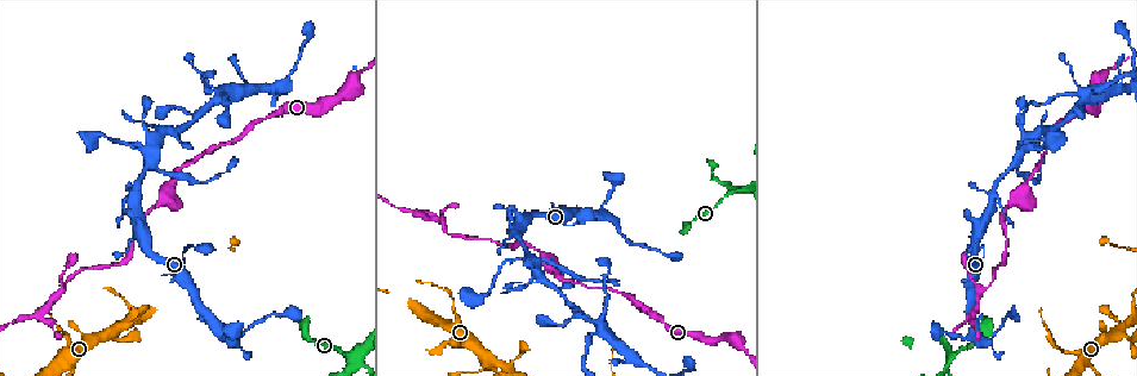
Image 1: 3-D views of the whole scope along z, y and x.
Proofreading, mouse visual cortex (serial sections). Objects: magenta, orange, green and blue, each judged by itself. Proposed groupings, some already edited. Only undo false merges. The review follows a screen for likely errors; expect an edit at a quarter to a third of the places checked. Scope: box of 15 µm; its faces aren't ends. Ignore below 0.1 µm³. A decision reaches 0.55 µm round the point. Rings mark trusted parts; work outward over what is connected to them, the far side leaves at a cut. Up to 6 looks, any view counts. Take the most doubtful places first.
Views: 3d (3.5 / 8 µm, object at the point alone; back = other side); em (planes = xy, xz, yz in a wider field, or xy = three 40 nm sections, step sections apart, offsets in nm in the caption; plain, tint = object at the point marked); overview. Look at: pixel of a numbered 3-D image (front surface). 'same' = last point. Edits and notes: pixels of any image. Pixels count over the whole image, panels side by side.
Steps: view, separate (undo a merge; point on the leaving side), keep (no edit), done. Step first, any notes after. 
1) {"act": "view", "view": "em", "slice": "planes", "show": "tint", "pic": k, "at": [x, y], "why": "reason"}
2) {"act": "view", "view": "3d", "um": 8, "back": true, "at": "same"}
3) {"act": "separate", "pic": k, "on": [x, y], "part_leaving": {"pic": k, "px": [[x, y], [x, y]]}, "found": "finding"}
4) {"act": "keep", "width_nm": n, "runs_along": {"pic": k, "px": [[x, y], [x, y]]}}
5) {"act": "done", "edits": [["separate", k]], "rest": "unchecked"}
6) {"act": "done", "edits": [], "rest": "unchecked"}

{"act": "view", "view": "3d", "um": 3.5, "pic": 1, "at": [345, 353], "why": "sudden change in width"}

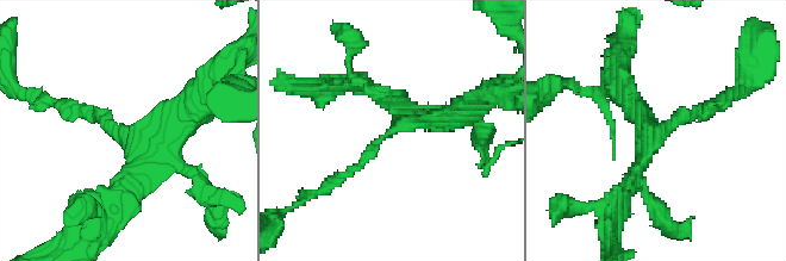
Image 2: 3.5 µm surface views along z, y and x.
{"act": "view", "view": "em", "slice": "xy", "step": 2, "show": "tint", "pic": 2, "at": [128, 134]}

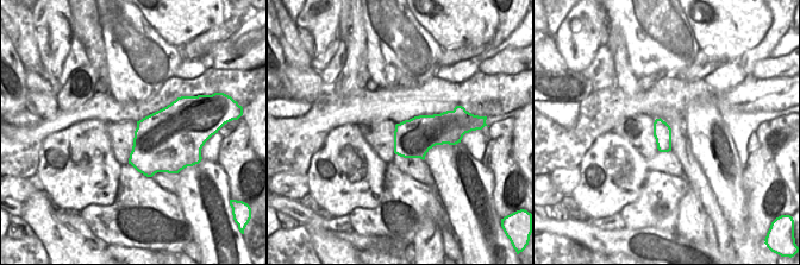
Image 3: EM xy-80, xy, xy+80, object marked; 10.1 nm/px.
{"act": "keep", "runs_along": {"pic": 2, "px": [[705, 110], [662, 128], [621, 198]]}, "found": "continuous, no second cell"}

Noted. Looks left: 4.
{"act": "view", "view": "3d", "um": 3.5, "pic": 1, "at": [989, 341], "why": "sudden change in width"}

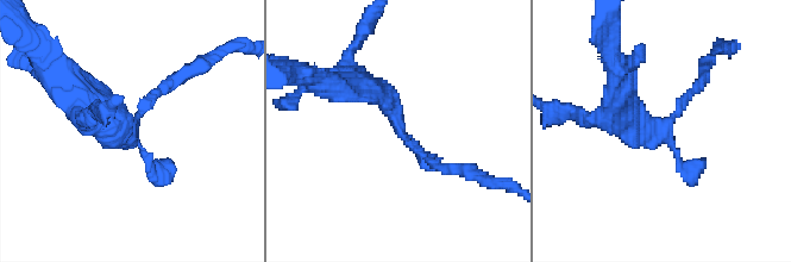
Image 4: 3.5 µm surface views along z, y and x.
{"act": "view", "view": "em", "slice": "planes", "show": "tint", "pic": 4, "at": [133, 127], "why": "need the tissue"}

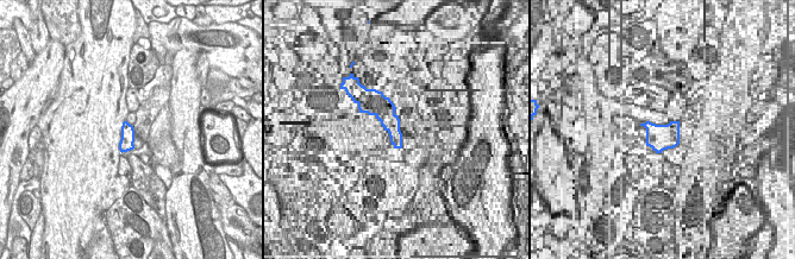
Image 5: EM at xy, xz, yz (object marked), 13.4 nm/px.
{"act": "keep", "runs_along": {"pic": 4, "px": [[351, 85], [446, 167]]}, "found": "all the same cell"}

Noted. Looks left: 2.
{"act": "view", "view": "3d", "um": 8, "pic": 1, "at": [1118, 333], "why": "small branch off a trunk"}

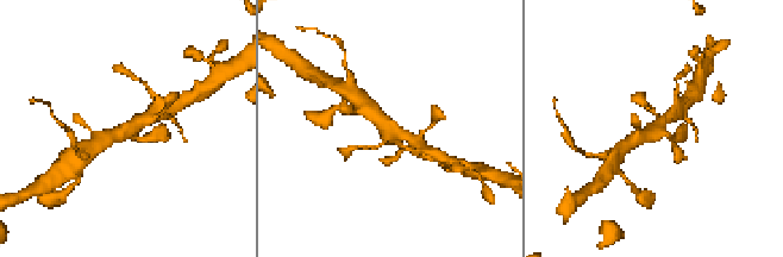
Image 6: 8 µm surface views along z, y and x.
{"act": "view", "view": "em", "slice": "xy", "step": 2, "show": "tint", "pic": 6, "at": [391, 127], "arms": 4, "arm_widths_nm": [150, 200, 350, 450], "why": "now the EM"}

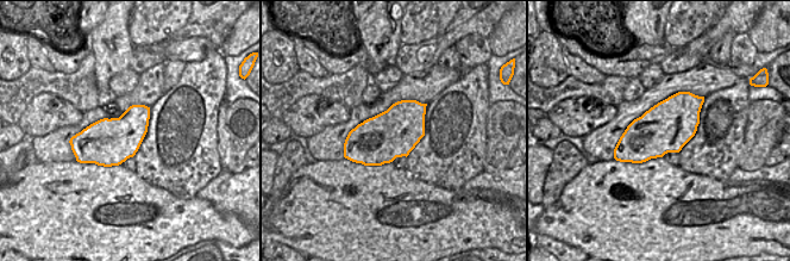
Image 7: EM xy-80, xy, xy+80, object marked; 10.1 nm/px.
{"act": "keep", "runs_along": {"pic": 6, "px": [[365, 107], [390, 129], [420, 145]]}, "found": "one cell here"}

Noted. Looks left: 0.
{"act": "done", "edits": [], "rest": "unchecked"}

